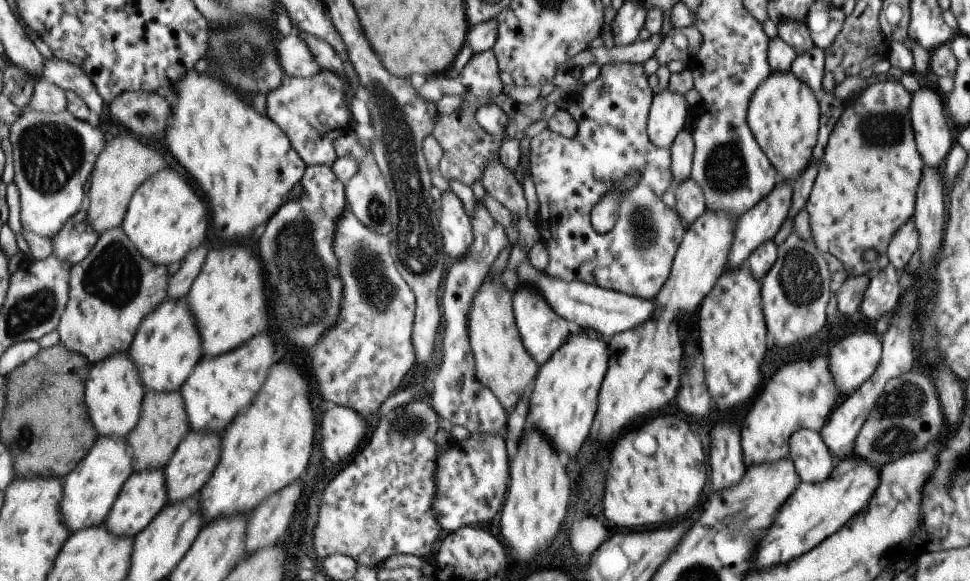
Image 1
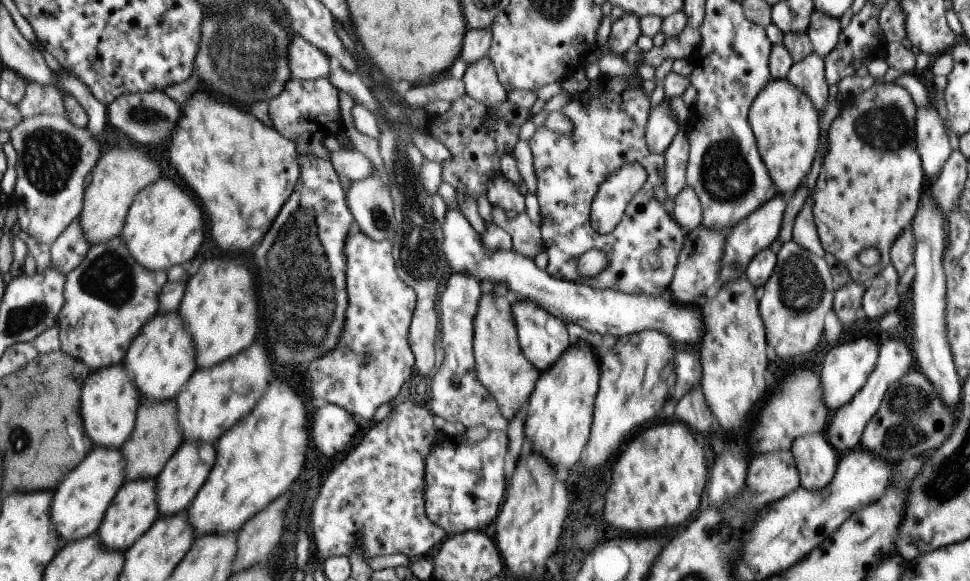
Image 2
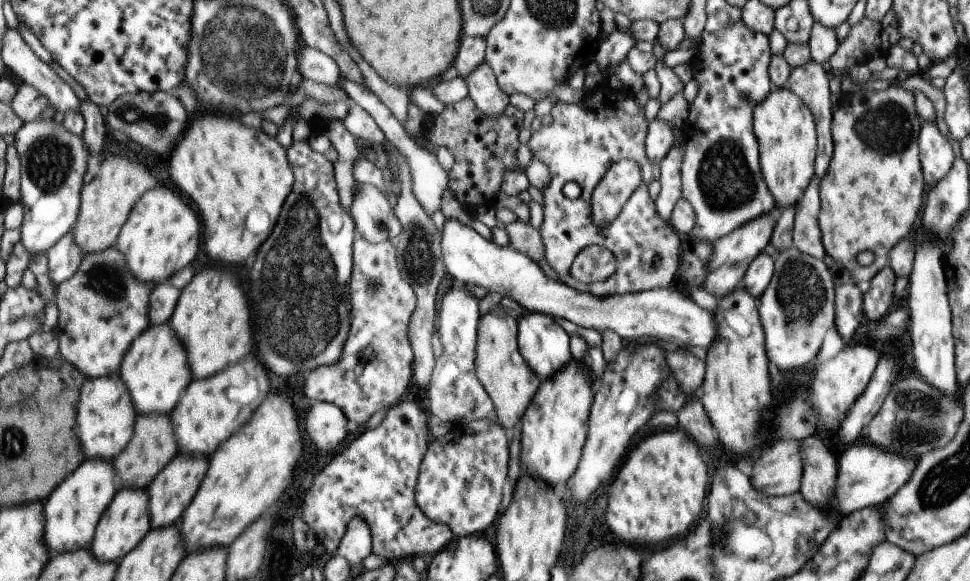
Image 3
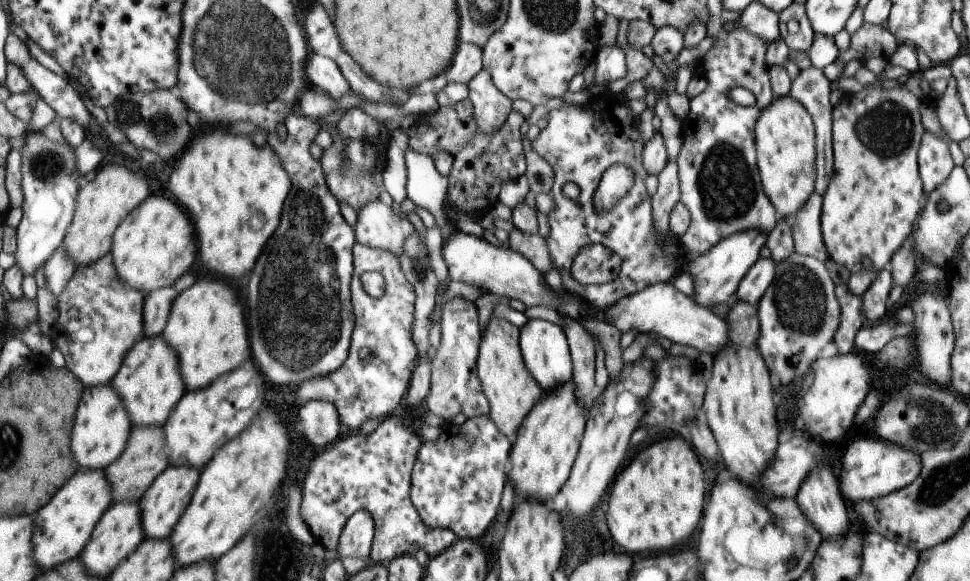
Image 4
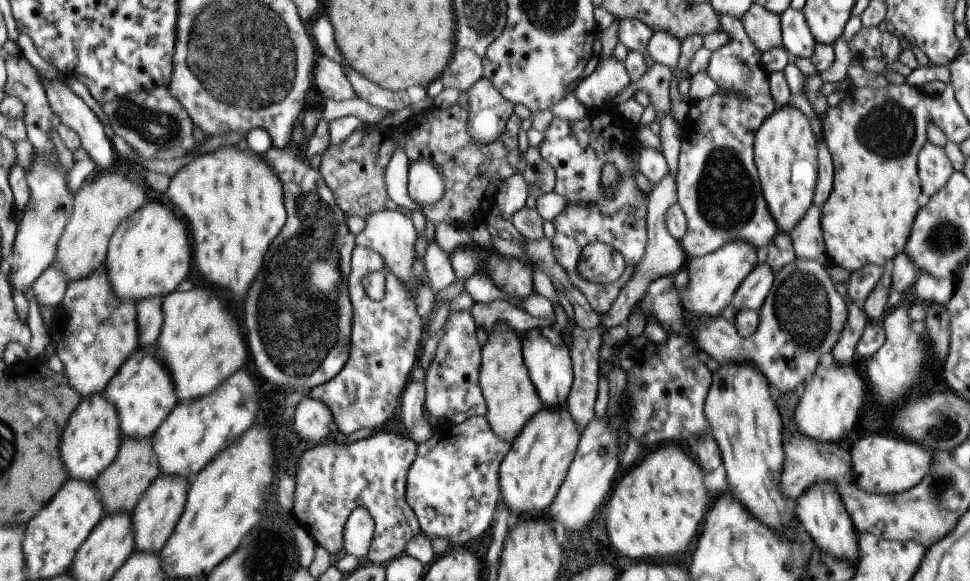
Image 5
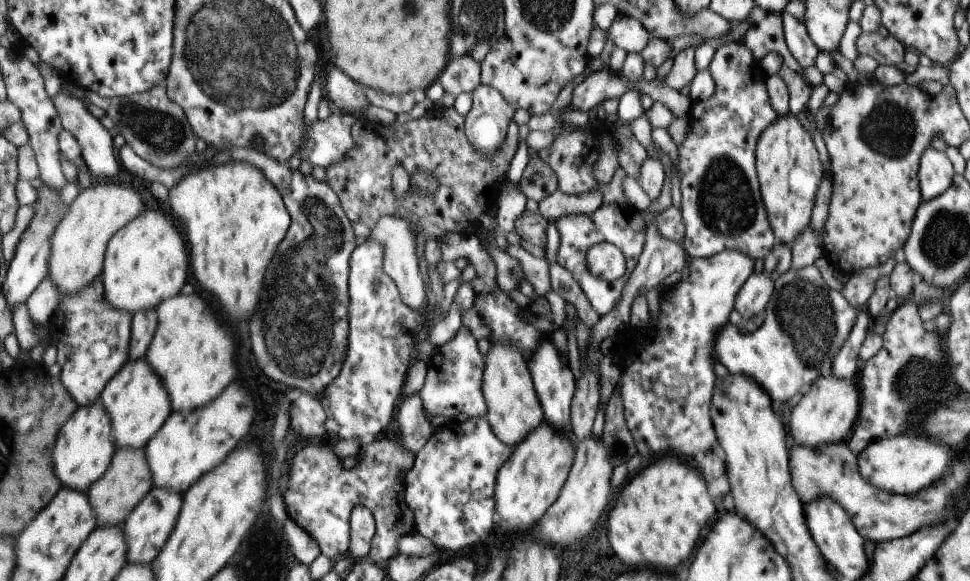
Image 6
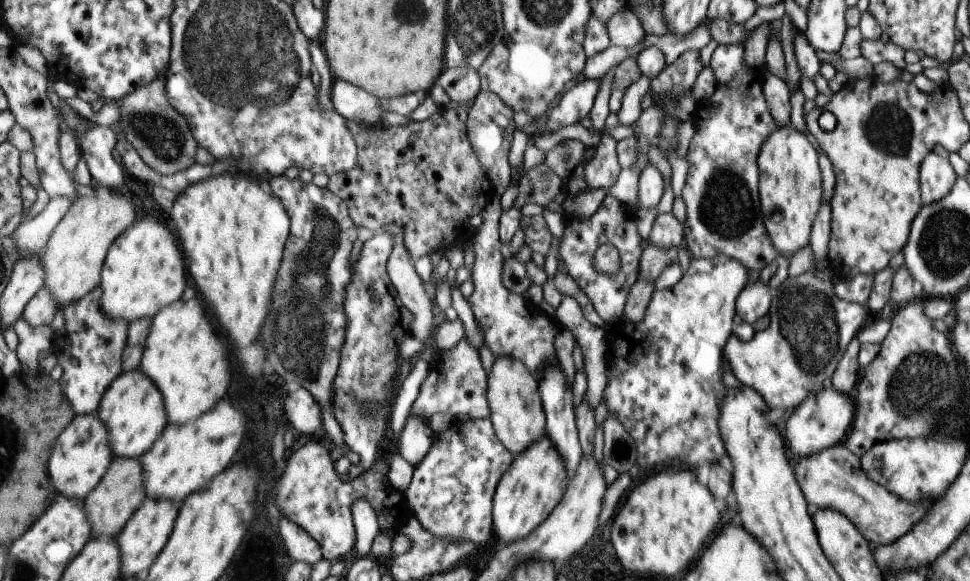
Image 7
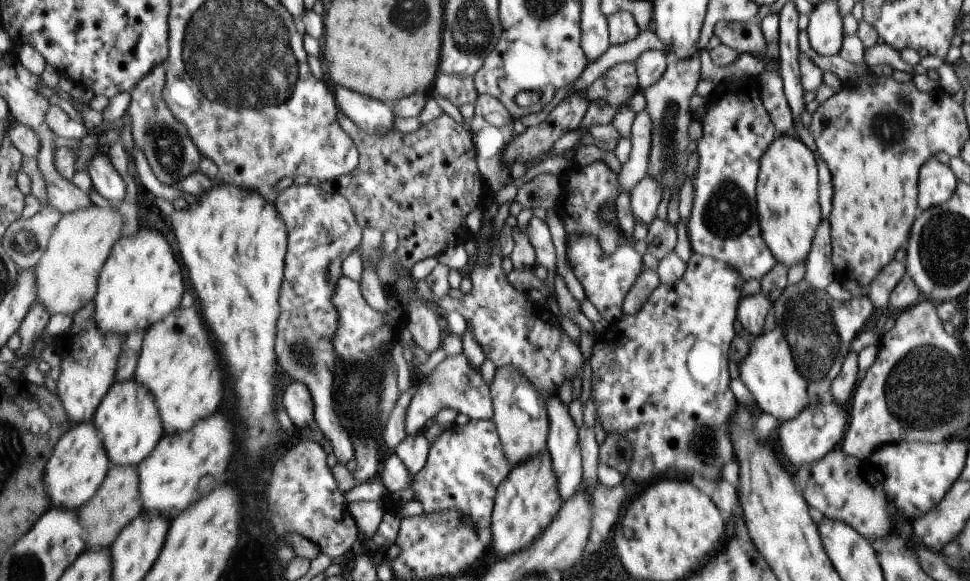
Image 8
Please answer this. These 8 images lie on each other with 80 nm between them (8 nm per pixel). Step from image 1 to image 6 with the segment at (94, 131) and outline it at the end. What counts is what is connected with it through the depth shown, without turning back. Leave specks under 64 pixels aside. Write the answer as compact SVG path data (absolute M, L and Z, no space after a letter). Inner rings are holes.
M43 183L37 192L38 197L34 202L36 212L16 245L13 258L9 262L8 277L3 286L3 292L12 309L19 303L26 303L30 294L49 276L52 238L58 229L59 223L70 211L70 204L64 201L59 189L54 189L47 183Z

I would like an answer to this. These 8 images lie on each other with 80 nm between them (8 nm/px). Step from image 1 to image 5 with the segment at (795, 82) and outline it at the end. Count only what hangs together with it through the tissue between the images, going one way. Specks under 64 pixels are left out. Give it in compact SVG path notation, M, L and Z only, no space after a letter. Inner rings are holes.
M794 106L775 108L757 127L752 144L760 191L777 231L789 232L812 203L817 180L816 138L807 117Z

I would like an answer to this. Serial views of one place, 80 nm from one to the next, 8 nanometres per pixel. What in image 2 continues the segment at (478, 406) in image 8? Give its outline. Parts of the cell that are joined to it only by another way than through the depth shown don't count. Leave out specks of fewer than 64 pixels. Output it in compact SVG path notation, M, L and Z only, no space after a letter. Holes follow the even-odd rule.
M455 271L446 282L446 289L440 298L440 336L445 358L432 378L430 399L431 410L445 421L459 422L470 429L475 425L496 431L508 431L510 422L499 412L495 399L477 380L472 353L472 320L480 297L478 278L471 273Z

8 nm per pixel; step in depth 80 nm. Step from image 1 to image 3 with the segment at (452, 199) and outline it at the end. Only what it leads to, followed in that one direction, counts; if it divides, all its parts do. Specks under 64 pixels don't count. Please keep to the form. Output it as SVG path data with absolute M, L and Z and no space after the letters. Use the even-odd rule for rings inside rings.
M458 218L447 219L442 233L444 261L452 279L460 280L465 285L473 284L498 292L515 300L527 311L564 318L578 327L593 328L598 333L610 330L620 336L622 341L649 336L677 346L699 346L706 349L715 338L716 328L712 314L701 309L686 292L676 287L598 297L587 291L576 291L561 281L547 277L527 255L513 250L509 245L498 247Z

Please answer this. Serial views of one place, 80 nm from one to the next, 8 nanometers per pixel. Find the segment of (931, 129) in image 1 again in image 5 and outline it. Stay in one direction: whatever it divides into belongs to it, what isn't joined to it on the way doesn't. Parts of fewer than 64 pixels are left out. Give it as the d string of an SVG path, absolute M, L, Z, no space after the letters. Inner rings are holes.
M927 140L916 154L916 167L920 192L929 197L945 186L954 171L943 147L932 145Z

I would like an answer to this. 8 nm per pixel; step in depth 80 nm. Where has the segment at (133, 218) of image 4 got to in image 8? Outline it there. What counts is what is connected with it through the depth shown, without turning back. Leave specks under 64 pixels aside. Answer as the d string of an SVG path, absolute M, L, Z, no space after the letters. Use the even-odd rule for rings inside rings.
M141 228L136 234L119 239L118 244L111 251L106 265L103 266L95 298L95 320L103 332L119 333L127 337L128 334L135 331L148 330L173 313L173 310L181 304L183 294L185 294L183 268L173 252L173 246L165 238L165 234L151 230L151 228Z

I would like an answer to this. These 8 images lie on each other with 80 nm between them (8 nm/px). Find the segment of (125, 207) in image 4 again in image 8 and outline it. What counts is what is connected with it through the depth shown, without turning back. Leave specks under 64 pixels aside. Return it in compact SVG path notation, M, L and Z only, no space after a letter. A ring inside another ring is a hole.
M115 203L110 207L92 204L86 209L64 214L59 221L47 250L35 272L38 284L38 300L53 314L73 317L85 305L95 300L98 293L100 272L106 265L114 246L121 239L125 218Z

